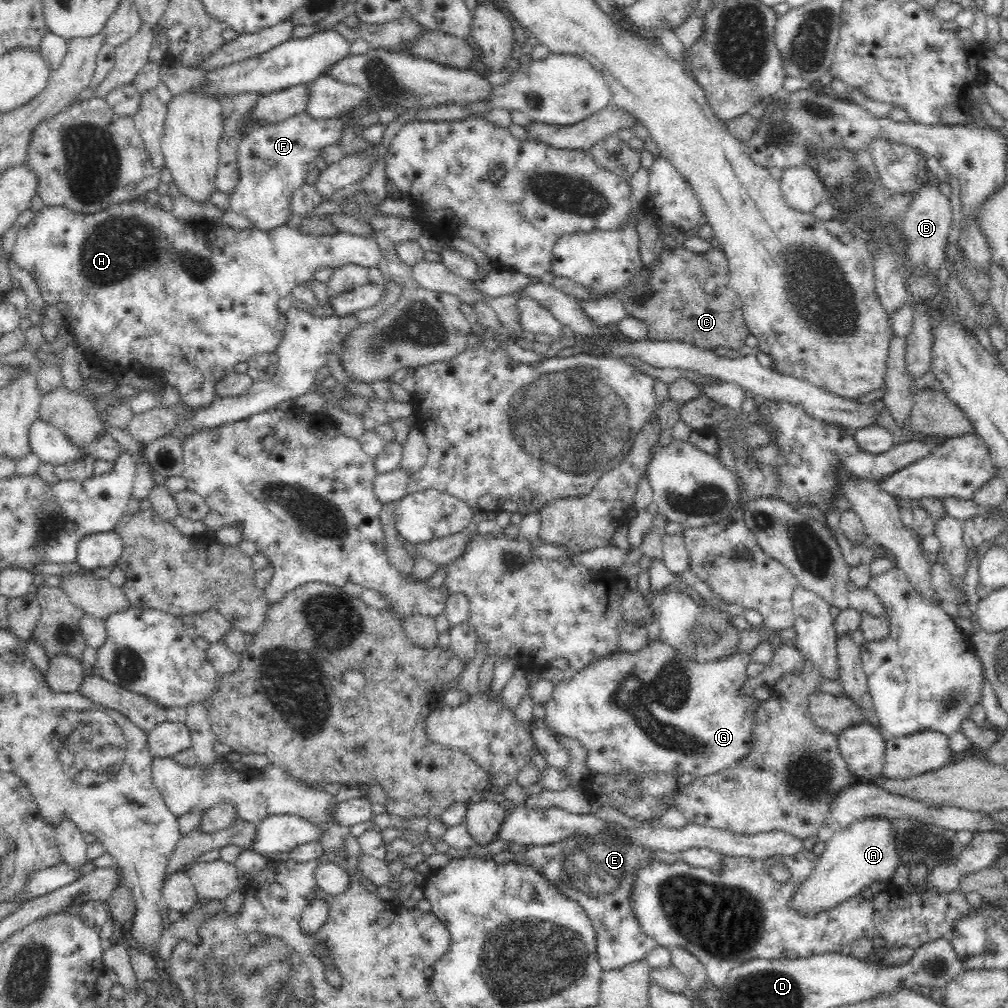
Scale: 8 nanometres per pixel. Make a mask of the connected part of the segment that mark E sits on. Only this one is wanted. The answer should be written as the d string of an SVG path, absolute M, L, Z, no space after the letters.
M606 831L588 837L578 834L552 844L527 845L520 854L521 864L532 867L550 886L585 910L595 932L595 951L600 966L603 970L612 970L642 960L656 948L656 941L644 932L634 913L632 890L641 869L661 862L654 855L658 851L634 845Z

